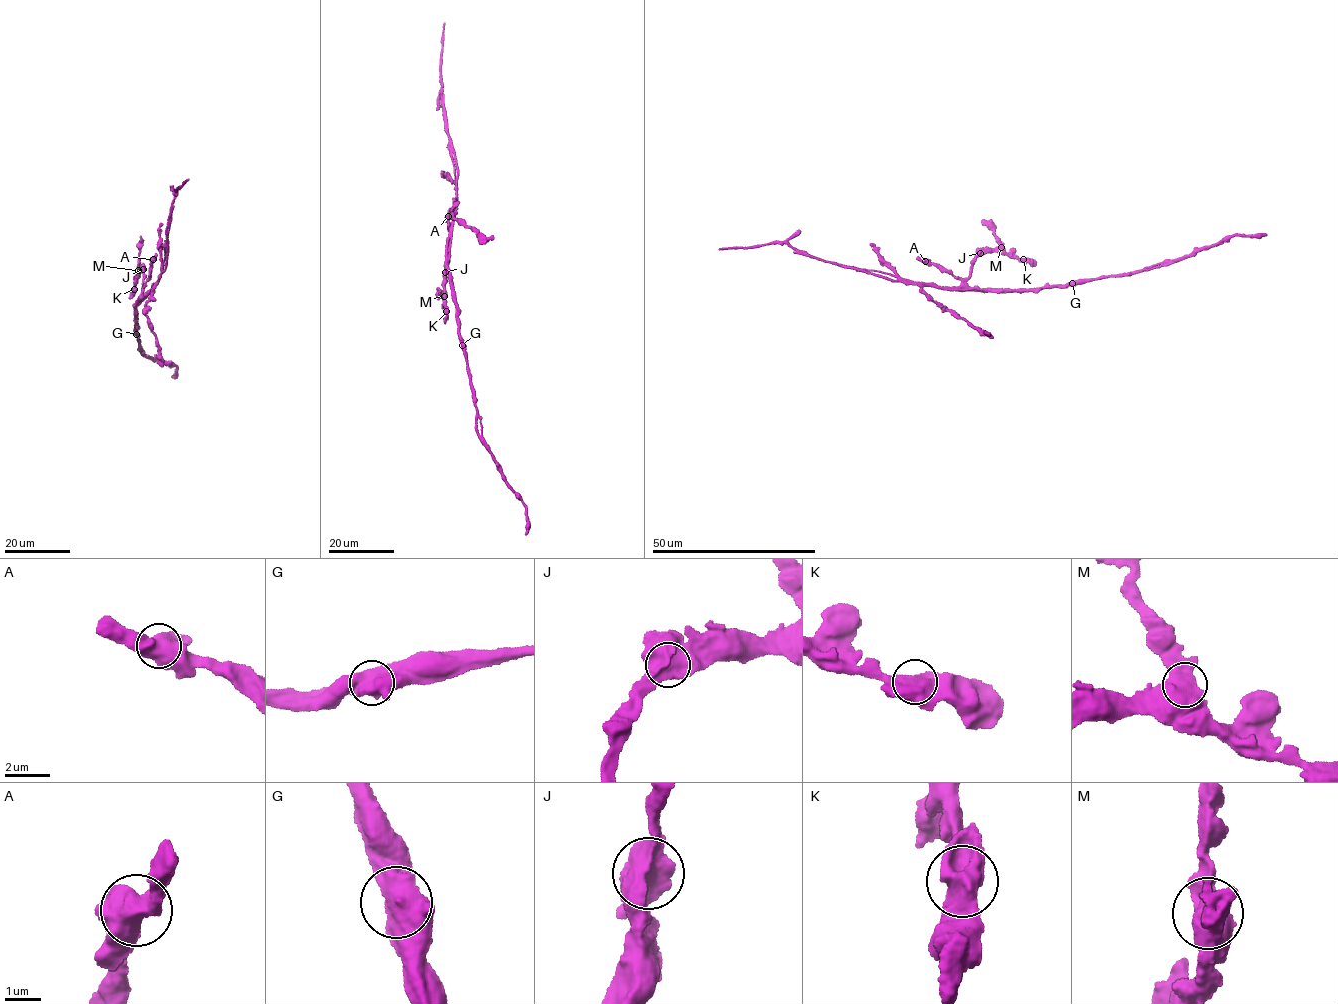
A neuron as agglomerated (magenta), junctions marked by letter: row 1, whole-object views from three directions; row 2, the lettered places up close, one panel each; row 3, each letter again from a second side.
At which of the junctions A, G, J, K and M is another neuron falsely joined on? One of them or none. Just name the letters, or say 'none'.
G

